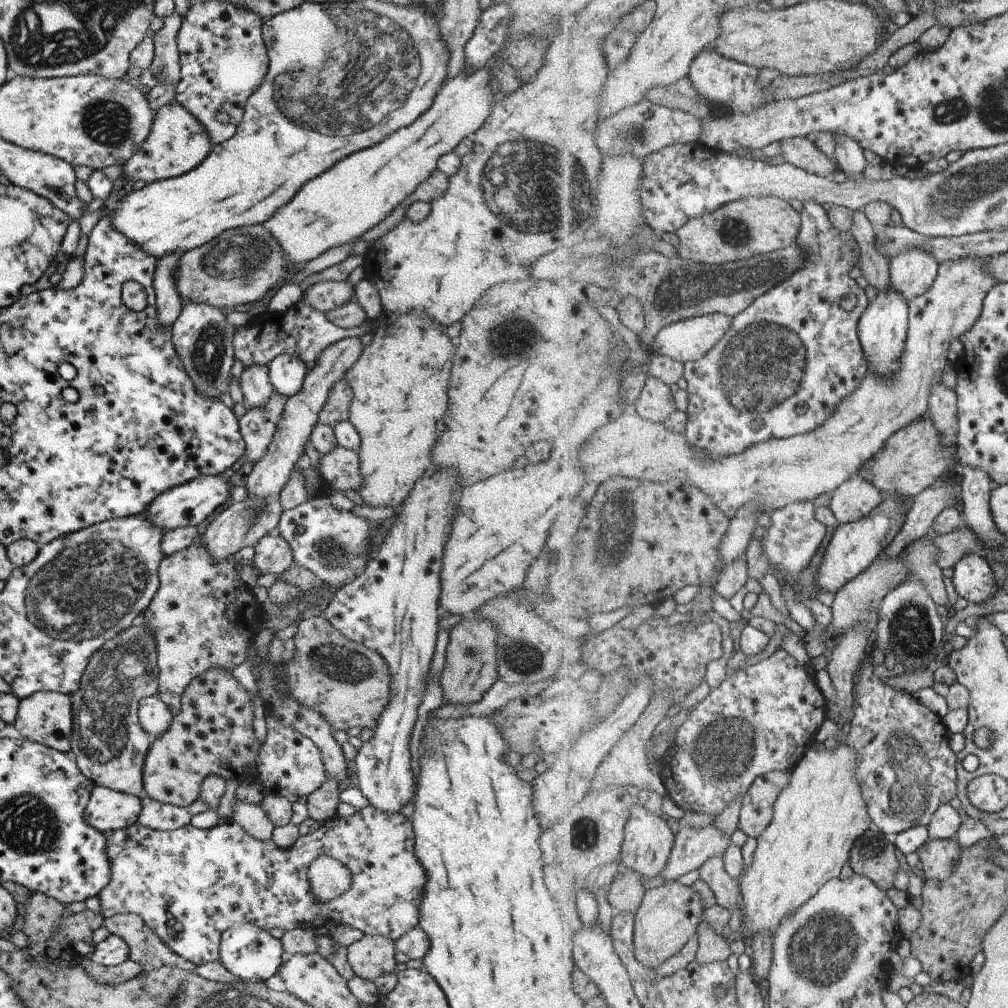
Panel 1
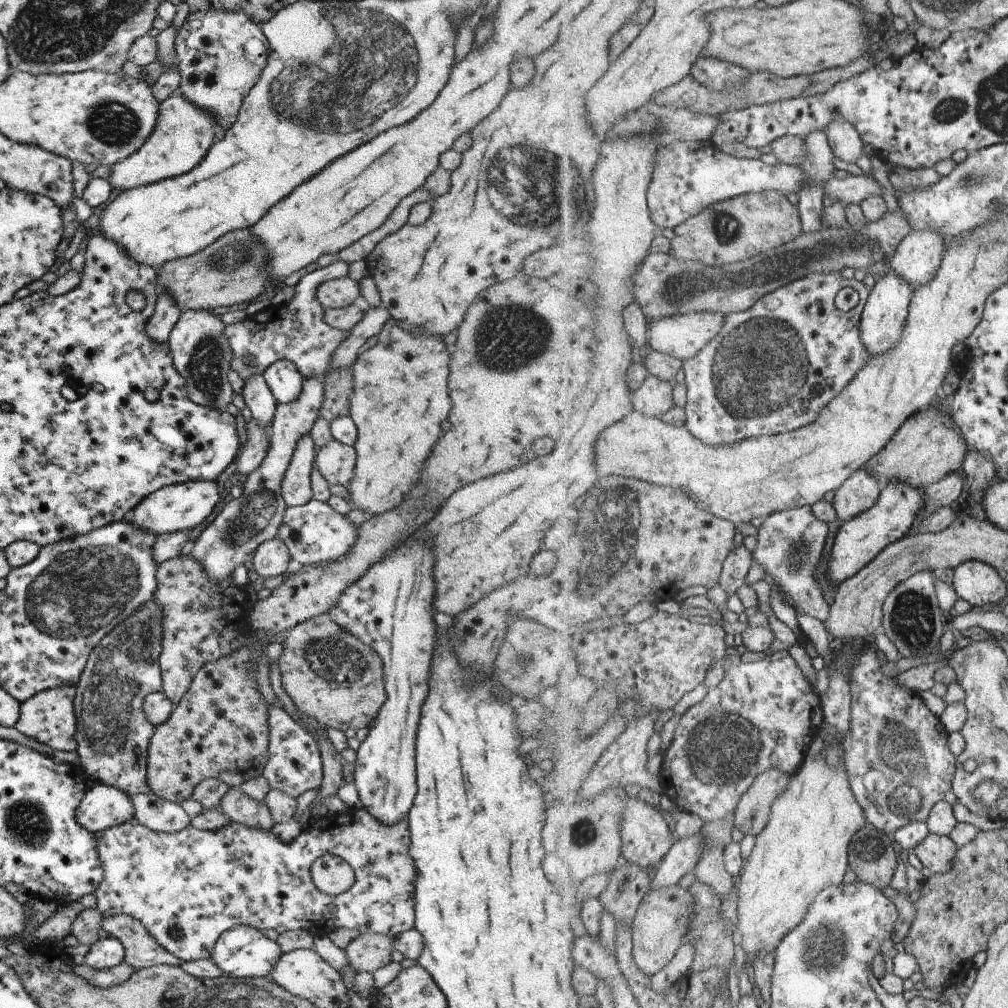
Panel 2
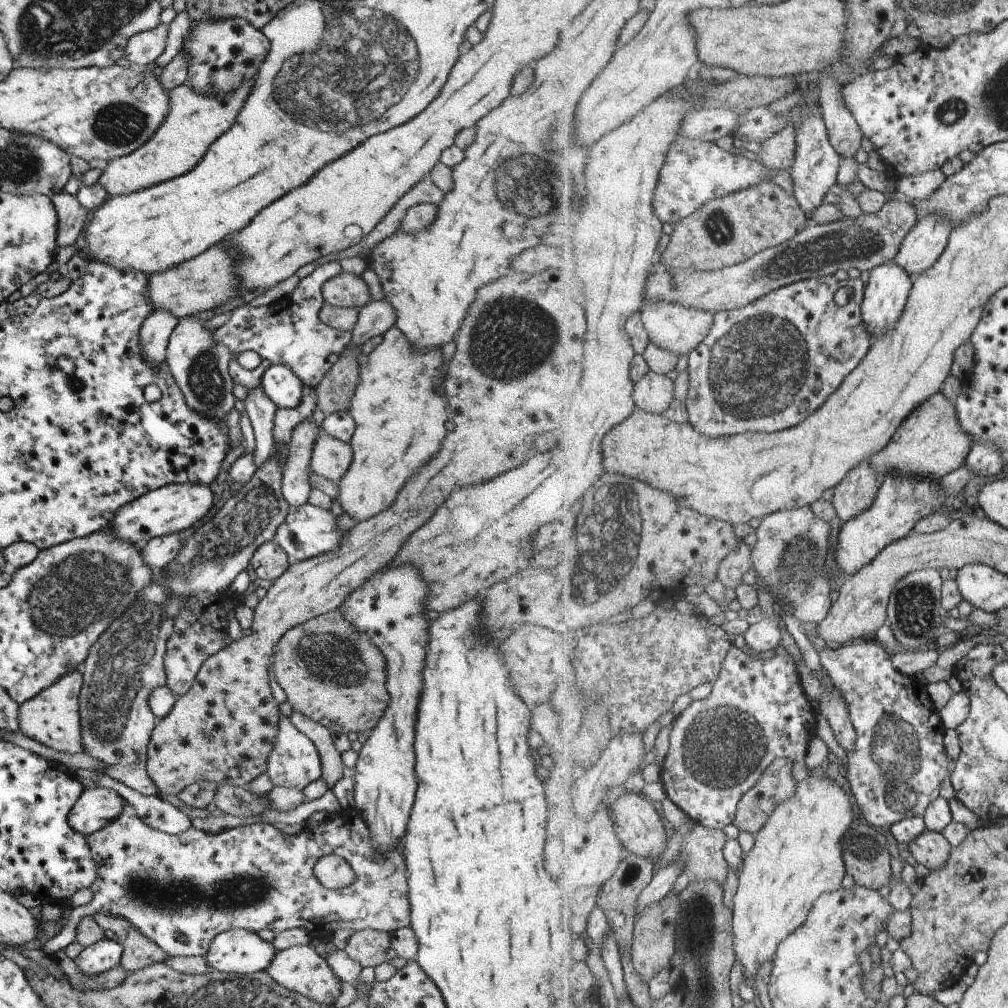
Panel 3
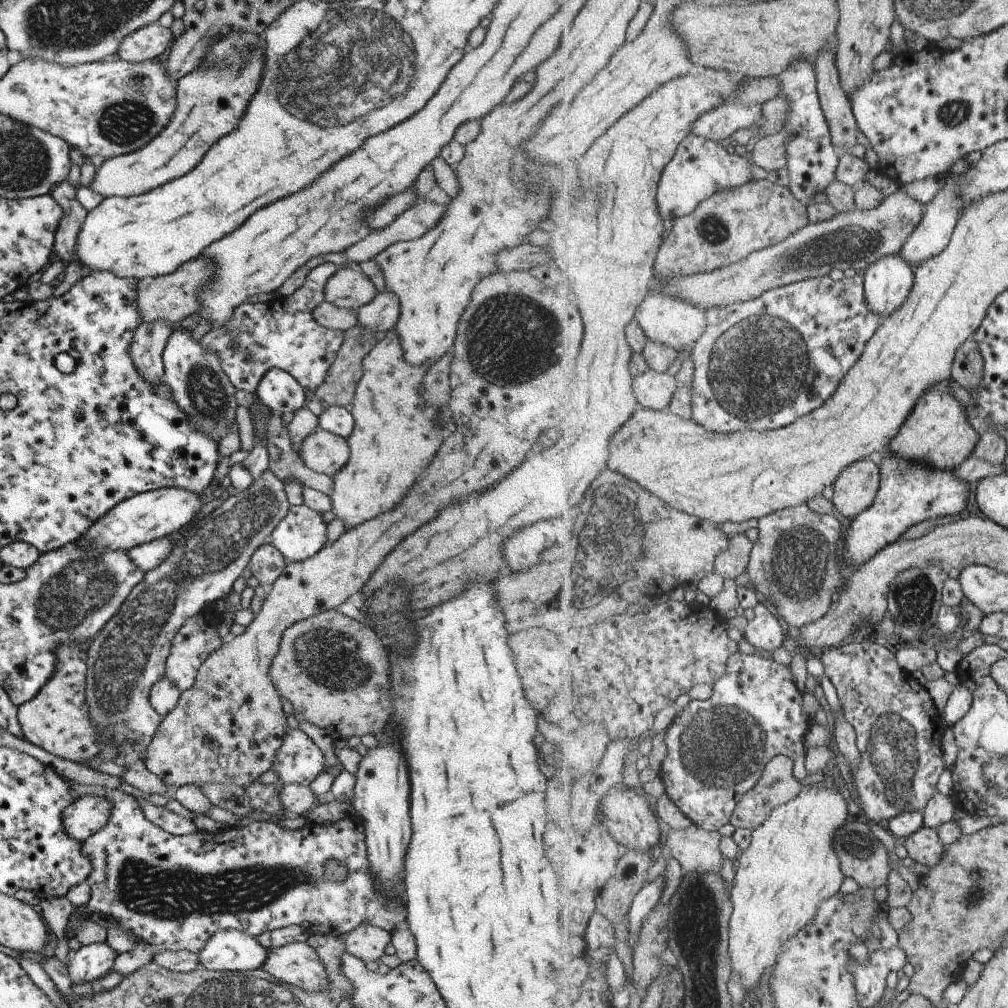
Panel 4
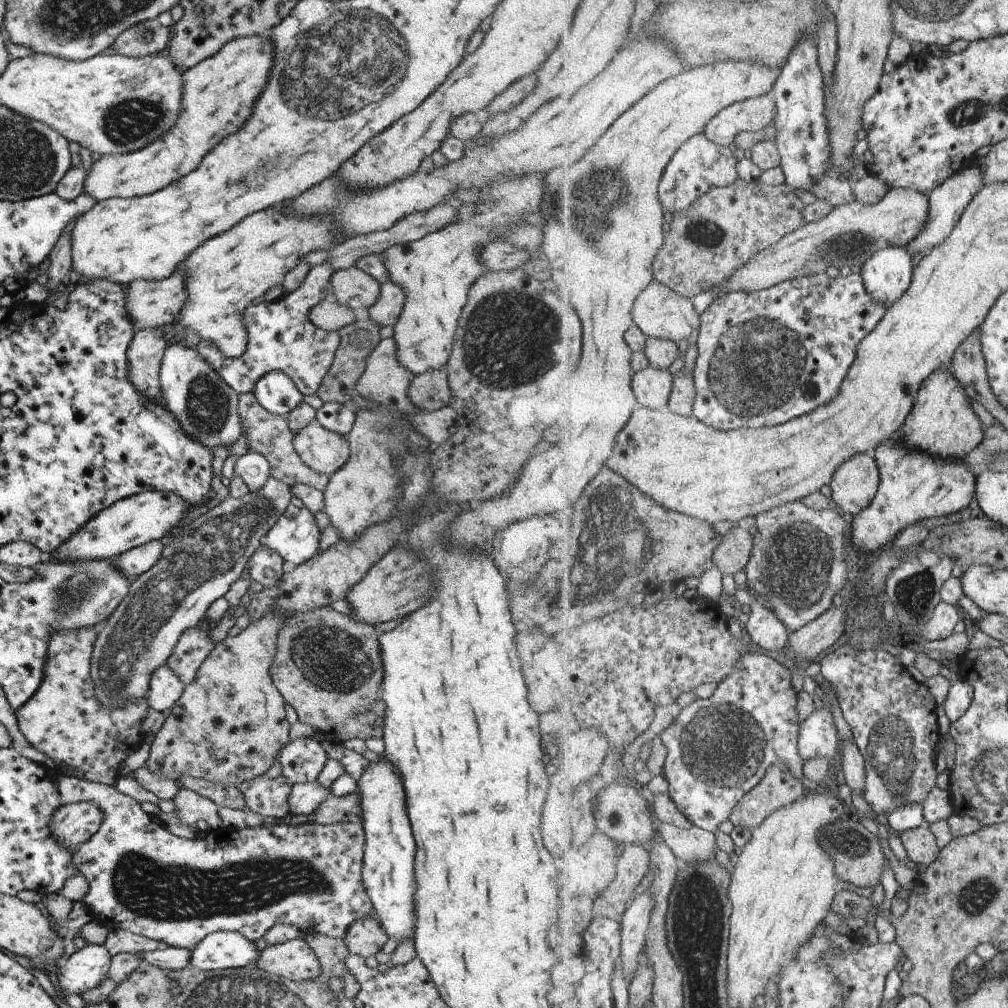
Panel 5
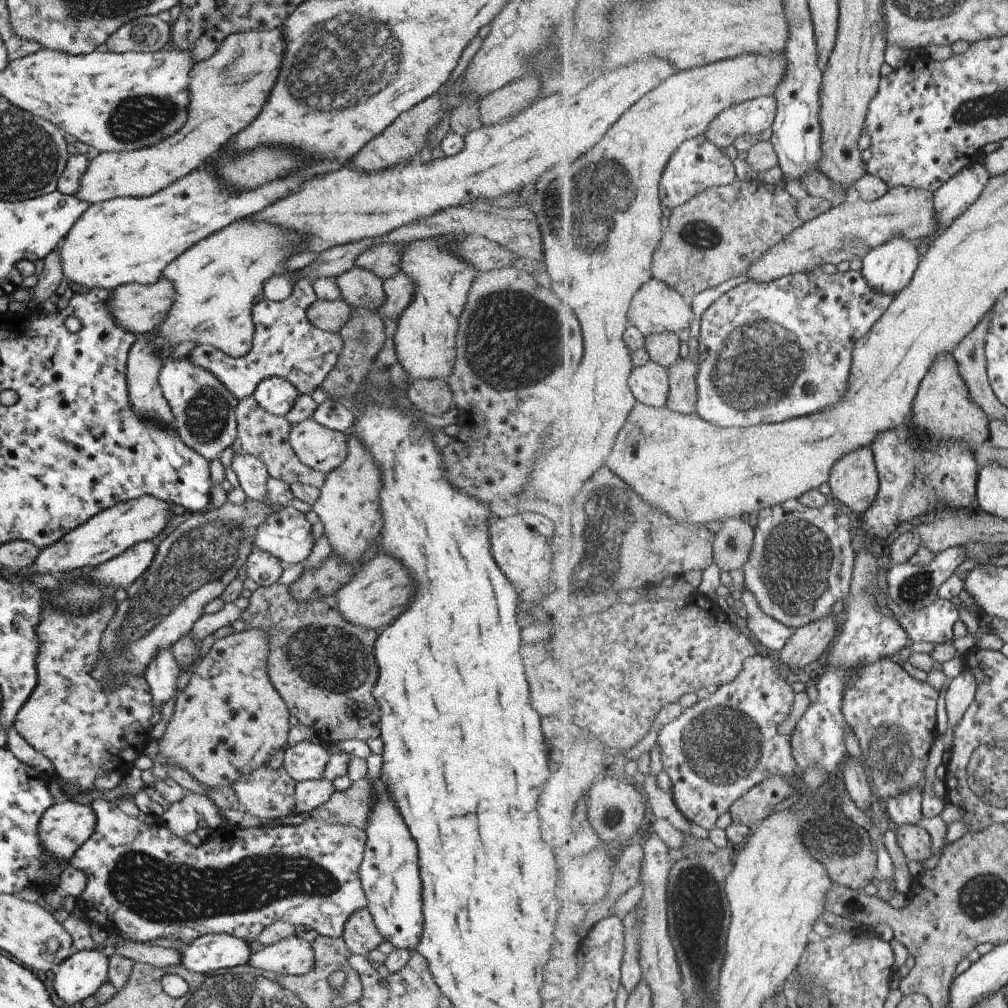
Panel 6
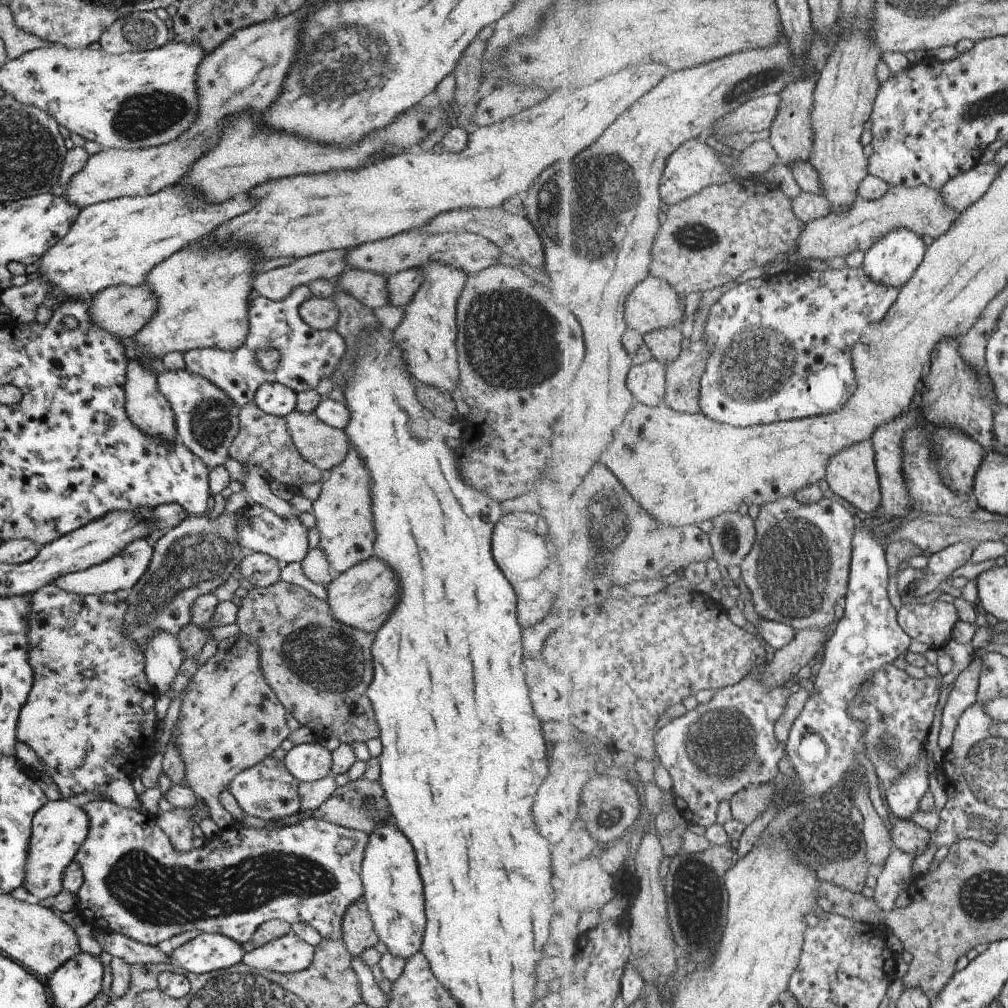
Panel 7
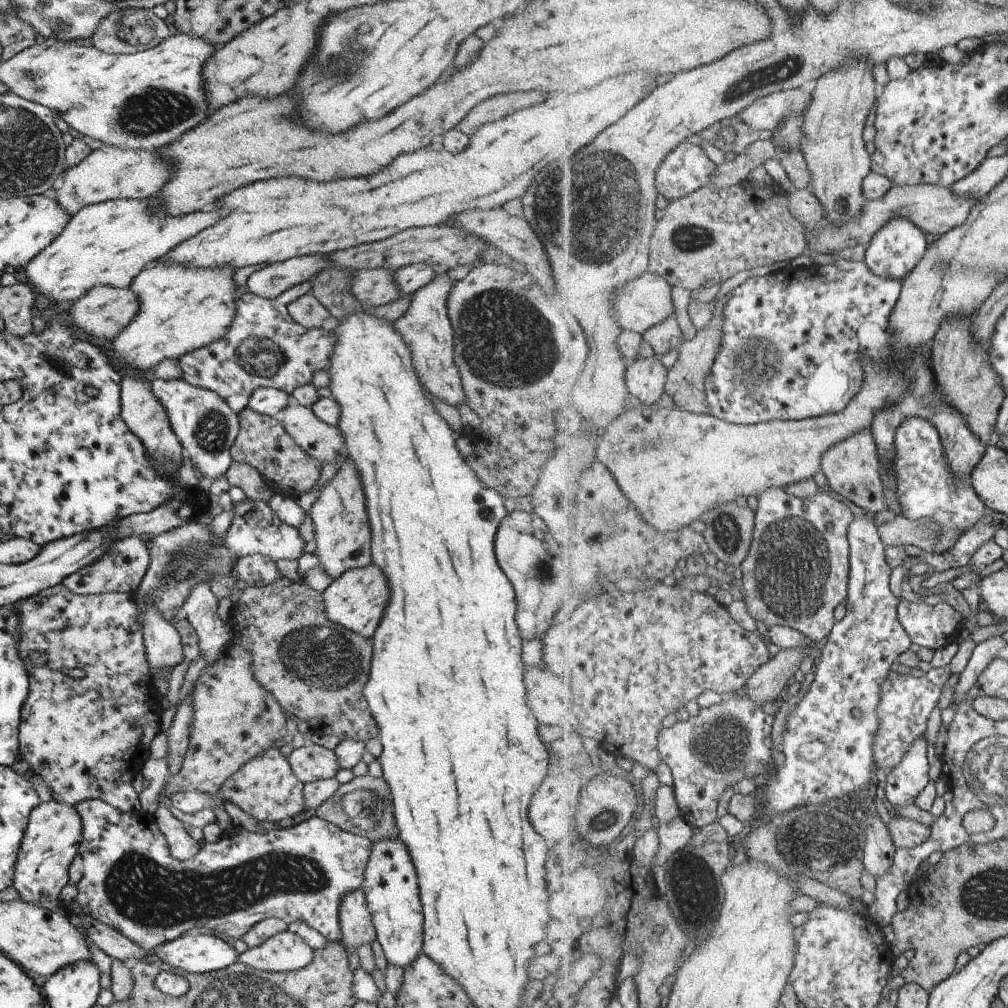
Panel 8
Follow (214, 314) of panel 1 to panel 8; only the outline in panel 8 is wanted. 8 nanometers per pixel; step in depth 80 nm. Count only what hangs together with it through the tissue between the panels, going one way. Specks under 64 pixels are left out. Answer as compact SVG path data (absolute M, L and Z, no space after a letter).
M154 377L150 381L150 389L167 413L171 430L180 442L182 458L192 460L205 482L224 475L231 464L230 446L238 433L237 414L216 392L193 386L183 378L163 380Z

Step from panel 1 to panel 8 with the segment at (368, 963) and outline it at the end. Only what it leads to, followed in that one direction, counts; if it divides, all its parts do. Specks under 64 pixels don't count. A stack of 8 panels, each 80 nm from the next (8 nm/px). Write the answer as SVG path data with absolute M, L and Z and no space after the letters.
M355 890L342 898L338 910L338 923L342 934L341 942L346 947L348 963L353 971L359 967L359 946L371 944L376 940L363 891Z

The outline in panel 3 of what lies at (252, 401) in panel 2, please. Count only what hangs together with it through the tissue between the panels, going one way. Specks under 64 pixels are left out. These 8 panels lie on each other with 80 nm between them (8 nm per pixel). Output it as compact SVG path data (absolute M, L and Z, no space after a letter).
M260 384L247 390L243 402L244 412L253 430L255 448L252 455L257 468L274 452L272 418L276 406L264 395Z

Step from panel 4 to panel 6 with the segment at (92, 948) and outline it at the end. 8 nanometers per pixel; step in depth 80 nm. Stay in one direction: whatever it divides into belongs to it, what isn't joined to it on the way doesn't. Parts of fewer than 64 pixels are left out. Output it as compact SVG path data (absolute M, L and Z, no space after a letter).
M101 947L90 950L74 950L49 974L49 981L55 994L67 1006L81 1002L94 993L105 981L108 958Z

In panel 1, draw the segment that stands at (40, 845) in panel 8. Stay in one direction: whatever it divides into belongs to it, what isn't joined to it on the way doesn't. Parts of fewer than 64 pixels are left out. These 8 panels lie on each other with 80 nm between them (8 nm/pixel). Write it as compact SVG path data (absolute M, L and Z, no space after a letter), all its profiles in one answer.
M94 786L83 814L89 826L107 834L133 824L141 807L141 799L138 796Z

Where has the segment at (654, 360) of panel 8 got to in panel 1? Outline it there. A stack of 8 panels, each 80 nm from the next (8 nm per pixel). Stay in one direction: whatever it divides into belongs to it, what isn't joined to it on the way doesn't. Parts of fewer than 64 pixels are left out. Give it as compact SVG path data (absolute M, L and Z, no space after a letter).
M649 376L634 410L644 419L665 422L676 411L673 388L661 379Z

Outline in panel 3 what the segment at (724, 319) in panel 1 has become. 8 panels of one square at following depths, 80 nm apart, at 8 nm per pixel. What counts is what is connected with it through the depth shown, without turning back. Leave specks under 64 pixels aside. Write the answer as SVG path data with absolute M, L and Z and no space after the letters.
M664 300L645 303L641 314L650 342L676 355L690 355L709 336L713 330L715 315L712 311L682 307Z

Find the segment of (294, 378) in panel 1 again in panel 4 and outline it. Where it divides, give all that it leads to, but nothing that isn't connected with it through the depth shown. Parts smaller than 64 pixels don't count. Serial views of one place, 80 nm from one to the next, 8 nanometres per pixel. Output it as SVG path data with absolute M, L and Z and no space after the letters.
M275 367L261 377L254 395L276 416L294 413L306 404L302 386L290 374Z

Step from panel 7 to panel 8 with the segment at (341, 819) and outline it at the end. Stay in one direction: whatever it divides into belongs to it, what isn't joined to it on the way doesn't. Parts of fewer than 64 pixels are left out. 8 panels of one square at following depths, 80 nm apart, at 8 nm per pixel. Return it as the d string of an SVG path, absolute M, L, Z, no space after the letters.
M368 774L352 777L349 782L340 784L337 790L316 809L314 816L334 824L337 828L353 835L366 837L369 841L382 838L397 837L397 827L392 815L392 802L389 790L382 778L374 778Z

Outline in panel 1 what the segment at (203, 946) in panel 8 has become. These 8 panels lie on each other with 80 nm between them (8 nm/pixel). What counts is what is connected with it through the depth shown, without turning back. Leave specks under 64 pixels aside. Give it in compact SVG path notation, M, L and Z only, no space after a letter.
M253 923L229 927L220 936L218 961L243 982L263 982L273 976L280 967L282 946L269 932Z

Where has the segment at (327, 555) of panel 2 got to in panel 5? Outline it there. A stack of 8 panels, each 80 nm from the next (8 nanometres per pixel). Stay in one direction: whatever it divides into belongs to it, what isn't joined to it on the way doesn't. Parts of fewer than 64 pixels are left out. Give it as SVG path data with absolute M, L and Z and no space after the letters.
M289 503L277 522L264 534L261 546L274 550L284 561L298 565L318 553L319 537L320 531L311 512L304 506L296 507Z

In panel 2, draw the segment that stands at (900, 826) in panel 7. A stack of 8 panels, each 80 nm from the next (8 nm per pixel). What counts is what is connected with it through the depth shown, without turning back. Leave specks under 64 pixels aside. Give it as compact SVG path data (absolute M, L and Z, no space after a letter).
M930 832L913 852L933 874L942 875L953 870L953 861L956 860L958 850L950 836L942 837Z

